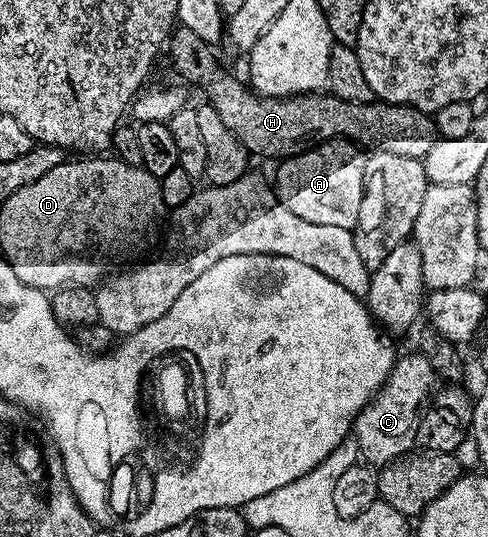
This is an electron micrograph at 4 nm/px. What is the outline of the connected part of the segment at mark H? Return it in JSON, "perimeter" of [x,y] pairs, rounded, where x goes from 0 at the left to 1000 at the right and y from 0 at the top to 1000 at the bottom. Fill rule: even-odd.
{"perimeter":[[[365,50],[352,61],[342,82],[342,97],[355,102],[355,127],[387,156],[420,169],[418,184],[457,220],[457,235],[498,264],[498,272],[520,292],[545,291],[551,298],[574,302],[594,291],[611,291],[676,261],[701,259],[717,268],[738,272],[756,283],[791,283],[793,287],[826,287],[826,294],[850,294],[869,300],[871,289],[895,268],[893,222],[877,209],[861,209],[842,197],[824,194],[791,194],[766,190],[711,190],[680,175],[561,175],[533,179],[500,147],[484,149],[469,134],[453,134],[453,119],[445,114],[439,91],[428,80],[408,71],[398,58]]]}

